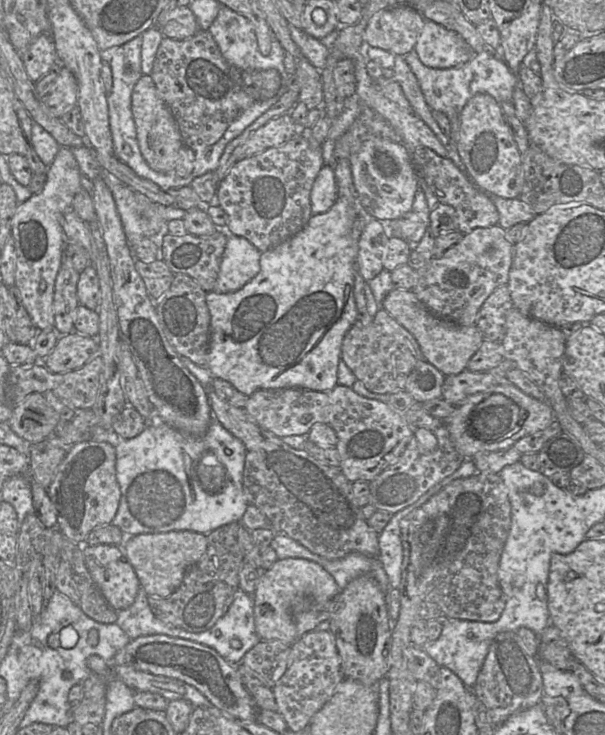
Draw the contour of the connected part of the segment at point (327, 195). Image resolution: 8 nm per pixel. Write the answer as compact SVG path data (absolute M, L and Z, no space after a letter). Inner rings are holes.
M323 166L318 173L310 193L312 215L327 212L336 202L338 188L334 166Z

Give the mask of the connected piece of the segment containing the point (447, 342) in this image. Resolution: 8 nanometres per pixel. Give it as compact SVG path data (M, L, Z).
M394 288L383 300L381 308L386 310L414 336L425 360L445 376L457 375L466 370L469 360L484 341L476 325L460 326L451 321L436 317L416 297L412 290Z

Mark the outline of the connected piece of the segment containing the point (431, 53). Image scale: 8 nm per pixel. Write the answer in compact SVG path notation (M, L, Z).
M426 21L414 50L420 61L431 68L451 68L469 61L475 52L455 31Z

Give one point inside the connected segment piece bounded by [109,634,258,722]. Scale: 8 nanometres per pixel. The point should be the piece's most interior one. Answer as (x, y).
(198, 665)

